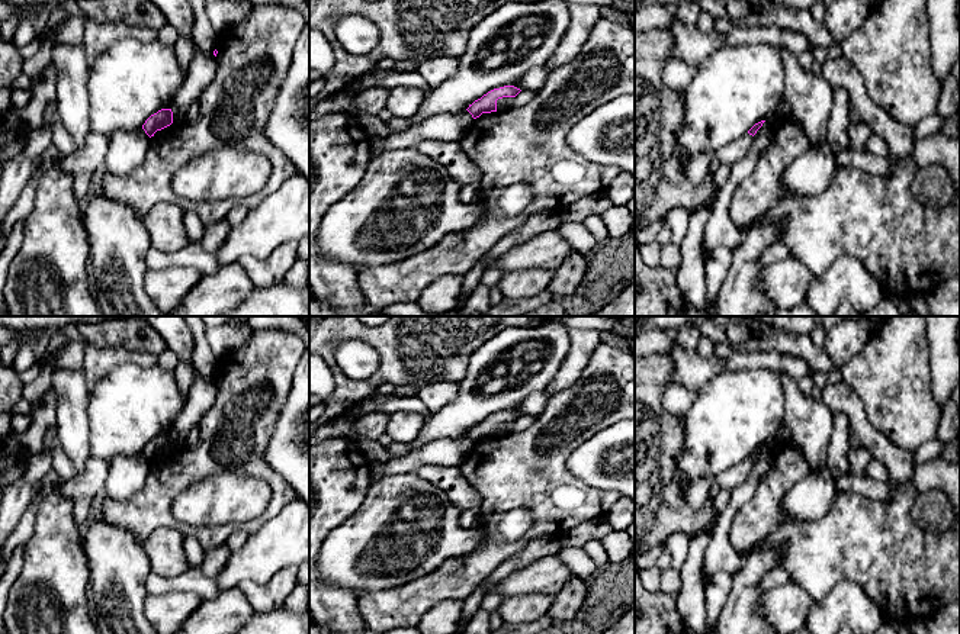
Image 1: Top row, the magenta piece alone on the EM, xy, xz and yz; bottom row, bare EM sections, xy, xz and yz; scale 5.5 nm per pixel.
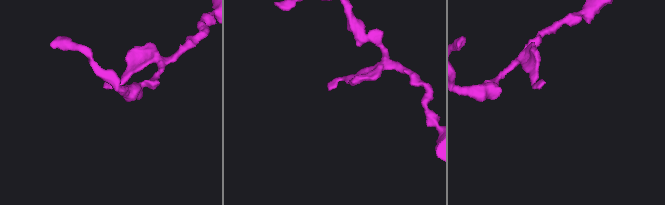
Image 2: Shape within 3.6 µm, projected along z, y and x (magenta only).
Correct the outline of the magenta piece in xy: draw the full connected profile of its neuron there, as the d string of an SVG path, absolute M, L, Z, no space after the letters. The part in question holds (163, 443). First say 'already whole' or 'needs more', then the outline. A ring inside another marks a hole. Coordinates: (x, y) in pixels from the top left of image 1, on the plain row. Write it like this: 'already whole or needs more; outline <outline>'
already whole; outline M161 434L157 438L151 440L142 454L151 463L157 456L161 456L173 448L173 437L171 434Z

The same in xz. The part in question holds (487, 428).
already whole; outline M504 411L494 413L484 419L481 424L475 425L466 434L473 444L479 442L482 438L497 437L497 425L503 422L516 422L521 415L514 411Z

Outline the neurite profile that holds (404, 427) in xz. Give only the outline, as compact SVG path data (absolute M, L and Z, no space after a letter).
M395 412L389 416L386 434L389 434L395 442L410 444L412 442L423 428L426 418L414 412Z

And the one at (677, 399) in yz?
M672 383L662 393L662 405L670 413L686 413L696 400L696 392L683 384Z

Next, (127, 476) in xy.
M141 453L131 457L113 457L109 461L105 492L116 501L126 501L139 493L150 473L150 461Z

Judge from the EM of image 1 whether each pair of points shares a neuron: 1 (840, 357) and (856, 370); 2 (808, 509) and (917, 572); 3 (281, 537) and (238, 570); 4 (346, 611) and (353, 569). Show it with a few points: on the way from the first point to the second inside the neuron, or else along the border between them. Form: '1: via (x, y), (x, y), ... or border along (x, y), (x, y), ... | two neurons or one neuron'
1: border along (869, 337), (866, 344), (841, 369), (841, 380) | two neurons
2: border along (838, 491), (832, 505), (818, 518), (786, 518) | two neurons
3: via (270, 547), (257, 560), (249, 563) | one neuron
4: border along (324, 582), (347, 588), (355, 594) | two neurons

